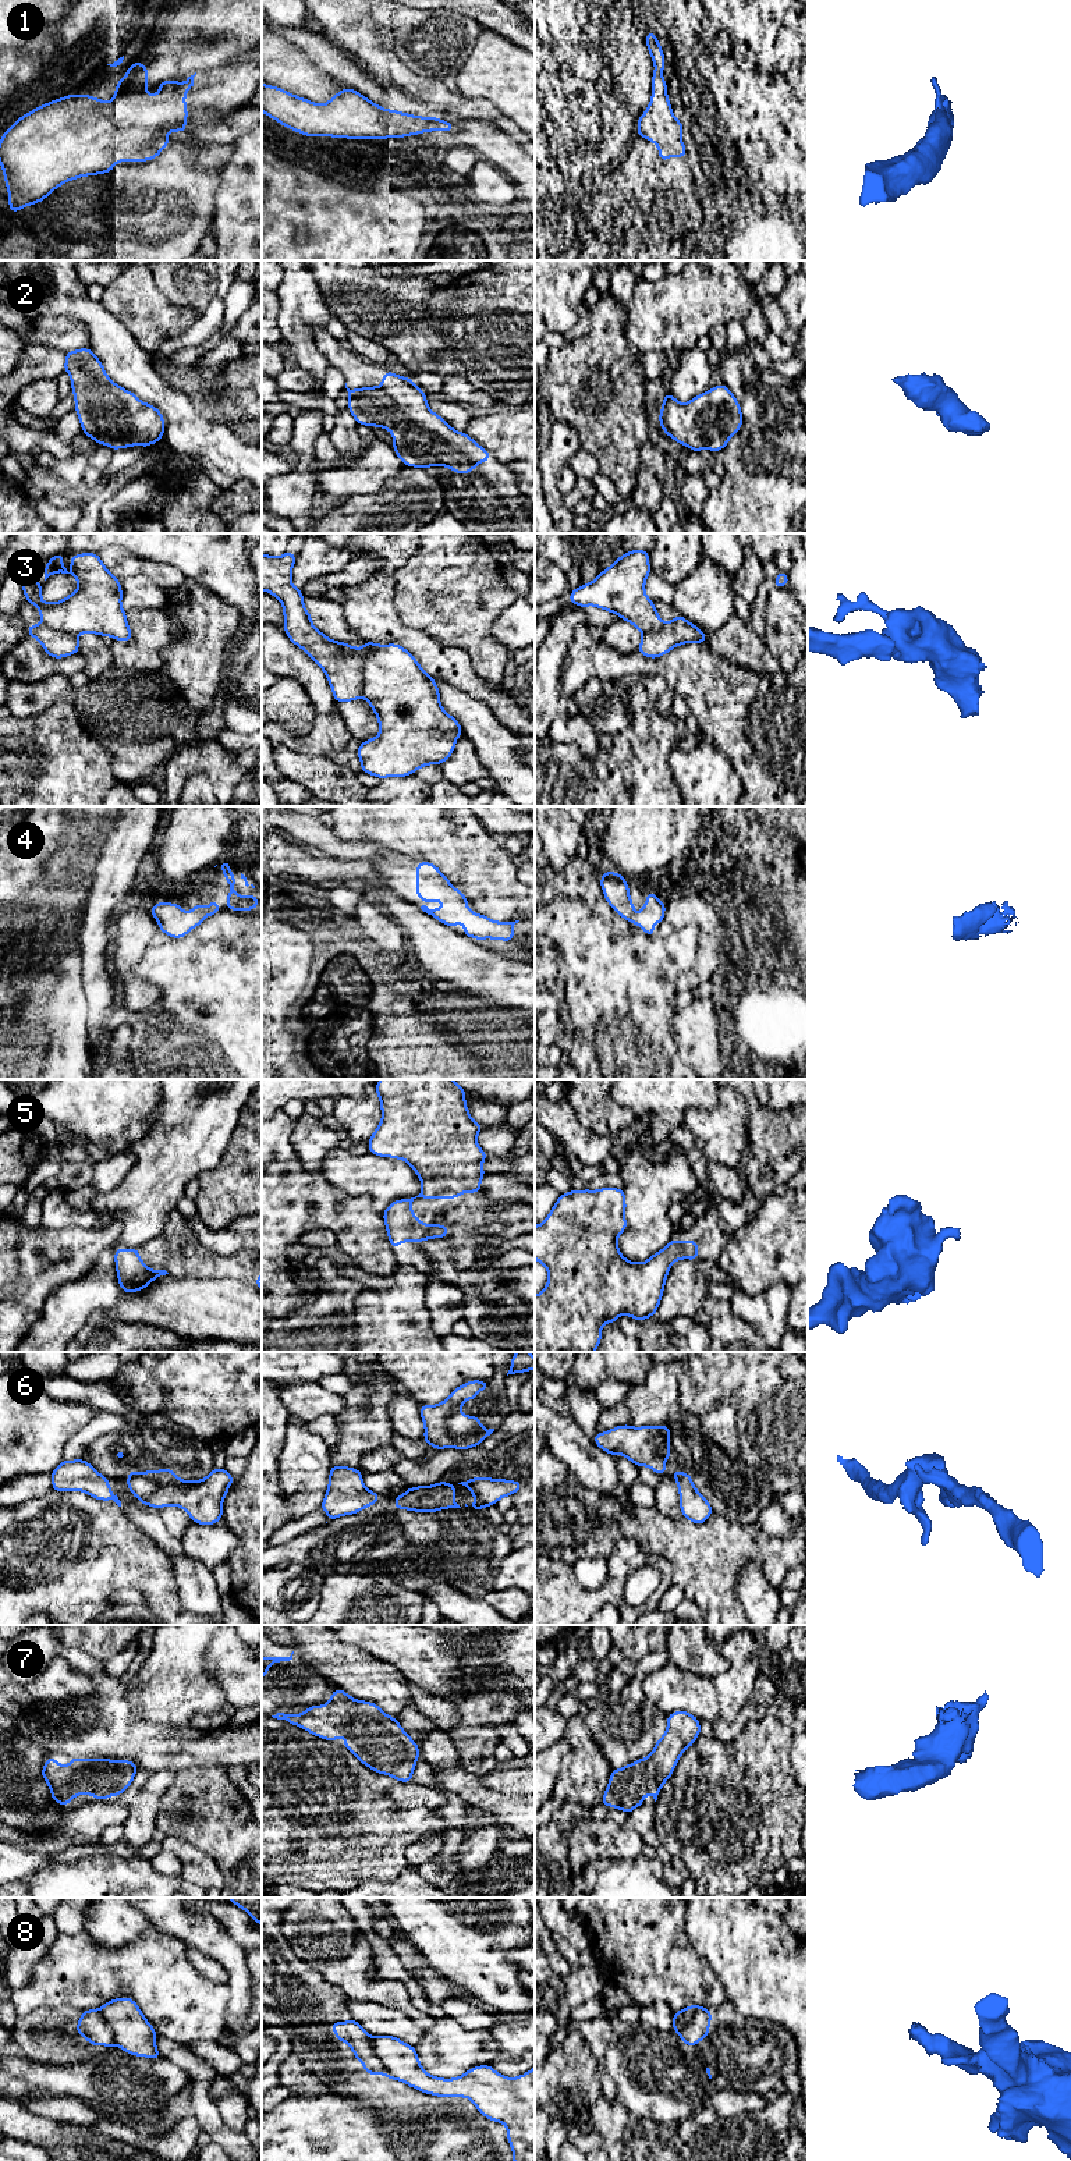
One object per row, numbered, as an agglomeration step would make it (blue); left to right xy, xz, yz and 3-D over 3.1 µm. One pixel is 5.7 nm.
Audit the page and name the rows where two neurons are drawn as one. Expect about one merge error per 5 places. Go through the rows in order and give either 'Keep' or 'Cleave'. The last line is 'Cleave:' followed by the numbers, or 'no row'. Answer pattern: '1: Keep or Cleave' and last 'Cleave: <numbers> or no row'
1: Keep
2: Keep
3: Cleave
4: Keep
5: Keep
6: Cleave
7: Keep
8: Cleave
Cleave: 3, 6, 8

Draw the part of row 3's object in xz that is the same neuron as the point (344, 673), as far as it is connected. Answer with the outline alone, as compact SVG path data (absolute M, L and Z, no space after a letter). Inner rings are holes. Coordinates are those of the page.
M286 551L280 557L262 553L262 590L277 597L283 604L284 628L290 641L305 650L325 671L336 703L363 698L363 660L345 656L338 646L316 629L304 606L302 590L291 583L297 554Z

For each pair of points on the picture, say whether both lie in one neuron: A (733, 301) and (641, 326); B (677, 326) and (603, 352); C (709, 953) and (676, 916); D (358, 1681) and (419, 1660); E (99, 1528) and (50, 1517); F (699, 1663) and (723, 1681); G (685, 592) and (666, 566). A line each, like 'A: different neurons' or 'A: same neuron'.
A: same neuron
B: different neurons
C: same neuron
D: different neurons
E: same neuron
F: different neurons
G: different neurons

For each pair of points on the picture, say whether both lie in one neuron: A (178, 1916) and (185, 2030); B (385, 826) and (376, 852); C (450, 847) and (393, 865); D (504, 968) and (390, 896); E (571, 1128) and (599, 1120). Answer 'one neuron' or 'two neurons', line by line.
A: two neurons
B: two neurons
C: two neurons
D: one neuron
E: two neurons

